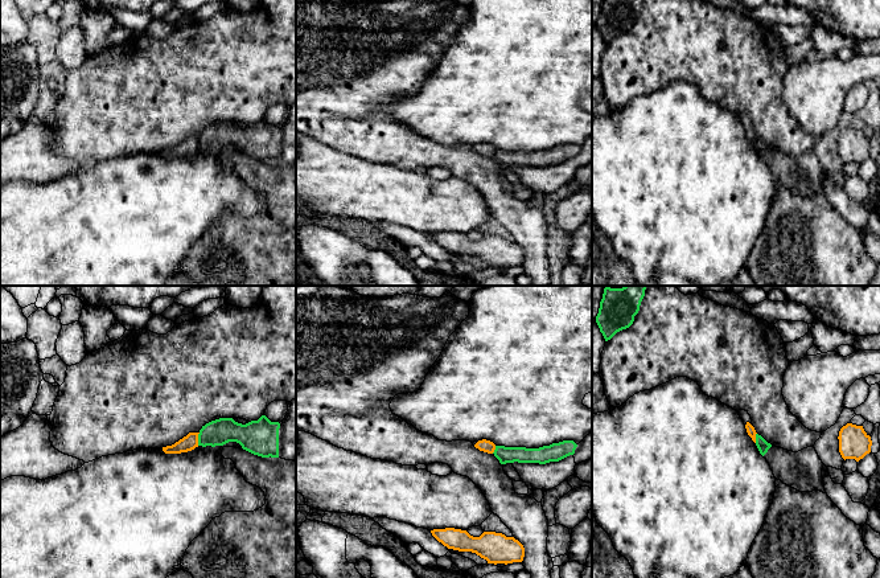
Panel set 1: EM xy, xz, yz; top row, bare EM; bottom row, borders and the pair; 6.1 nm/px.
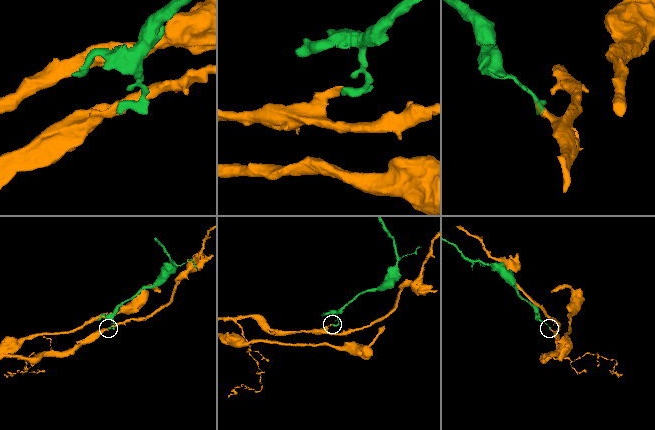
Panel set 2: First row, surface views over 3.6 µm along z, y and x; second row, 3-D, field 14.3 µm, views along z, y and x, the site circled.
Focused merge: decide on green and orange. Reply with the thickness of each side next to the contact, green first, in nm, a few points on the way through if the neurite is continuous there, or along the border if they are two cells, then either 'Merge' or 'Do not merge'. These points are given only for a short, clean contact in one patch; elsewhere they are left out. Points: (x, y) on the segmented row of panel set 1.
Thickness 160 nm (green) against 90 nm. Boundary: xy (200, 433), (197, 445). Do not merge

